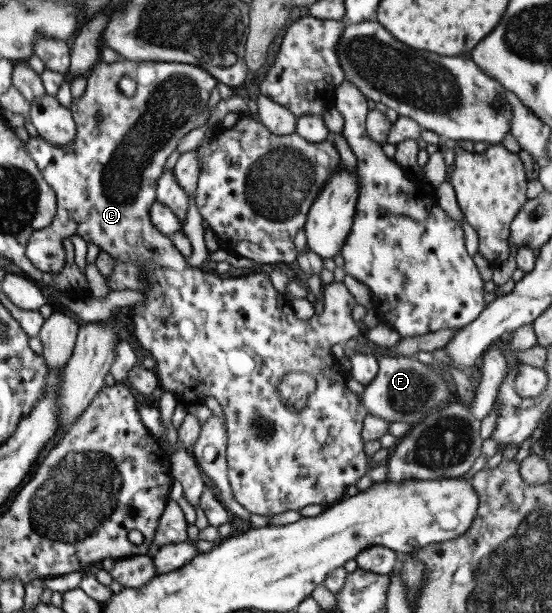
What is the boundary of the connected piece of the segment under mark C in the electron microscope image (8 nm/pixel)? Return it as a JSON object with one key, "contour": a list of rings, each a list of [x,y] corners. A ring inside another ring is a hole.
{"contour":[[[118,59],[112,63],[96,62],[86,73],[86,85],[84,93],[81,97],[72,98],[69,110],[71,117],[75,123],[74,139],[72,139],[68,147],[61,145],[52,145],[47,141],[38,137],[28,138],[25,143],[26,151],[35,166],[38,168],[40,175],[44,181],[52,188],[55,193],[56,207],[55,217],[45,227],[39,230],[34,230],[30,234],[30,238],[26,243],[24,256],[36,267],[44,273],[58,273],[63,267],[62,239],[70,237],[70,235],[79,235],[84,242],[90,242],[96,245],[99,252],[113,257],[115,262],[134,262],[140,263],[142,269],[140,274],[146,278],[146,282],[150,284],[148,291],[143,293],[144,298],[142,303],[130,306],[127,311],[132,319],[132,329],[136,341],[140,343],[140,347],[144,351],[148,351],[153,356],[154,365],[153,371],[159,380],[162,389],[173,393],[177,401],[187,405],[190,409],[201,403],[206,396],[214,397],[219,403],[224,419],[224,425],[227,435],[227,444],[225,447],[225,464],[227,465],[227,480],[229,481],[233,498],[245,508],[249,513],[256,515],[271,516],[283,511],[299,511],[305,505],[316,505],[316,503],[328,506],[336,501],[339,501],[340,494],[344,493],[347,487],[355,485],[356,481],[366,473],[367,455],[363,450],[364,441],[360,437],[360,430],[364,416],[367,414],[364,406],[359,400],[360,395],[351,393],[345,385],[345,371],[342,368],[339,359],[331,354],[331,347],[334,344],[348,341],[351,337],[358,335],[363,328],[352,320],[352,307],[355,302],[350,293],[342,282],[331,282],[328,285],[322,284],[322,313],[313,315],[310,319],[296,319],[290,299],[284,294],[275,291],[268,280],[268,275],[264,273],[248,274],[246,276],[241,273],[232,272],[226,276],[216,275],[206,268],[190,267],[185,258],[180,255],[176,247],[171,243],[170,236],[162,235],[150,223],[148,210],[155,202],[155,183],[163,171],[163,165],[169,153],[172,153],[176,147],[176,142],[180,141],[183,135],[186,135],[190,129],[200,127],[205,123],[208,117],[206,111],[206,103],[208,95],[214,85],[214,79],[207,71],[200,67],[193,66],[187,63],[166,63],[161,61],[128,61],[127,59]],[[121,77],[130,77],[136,83],[136,91],[133,96],[126,97],[122,91],[118,89],[118,80]]]}

